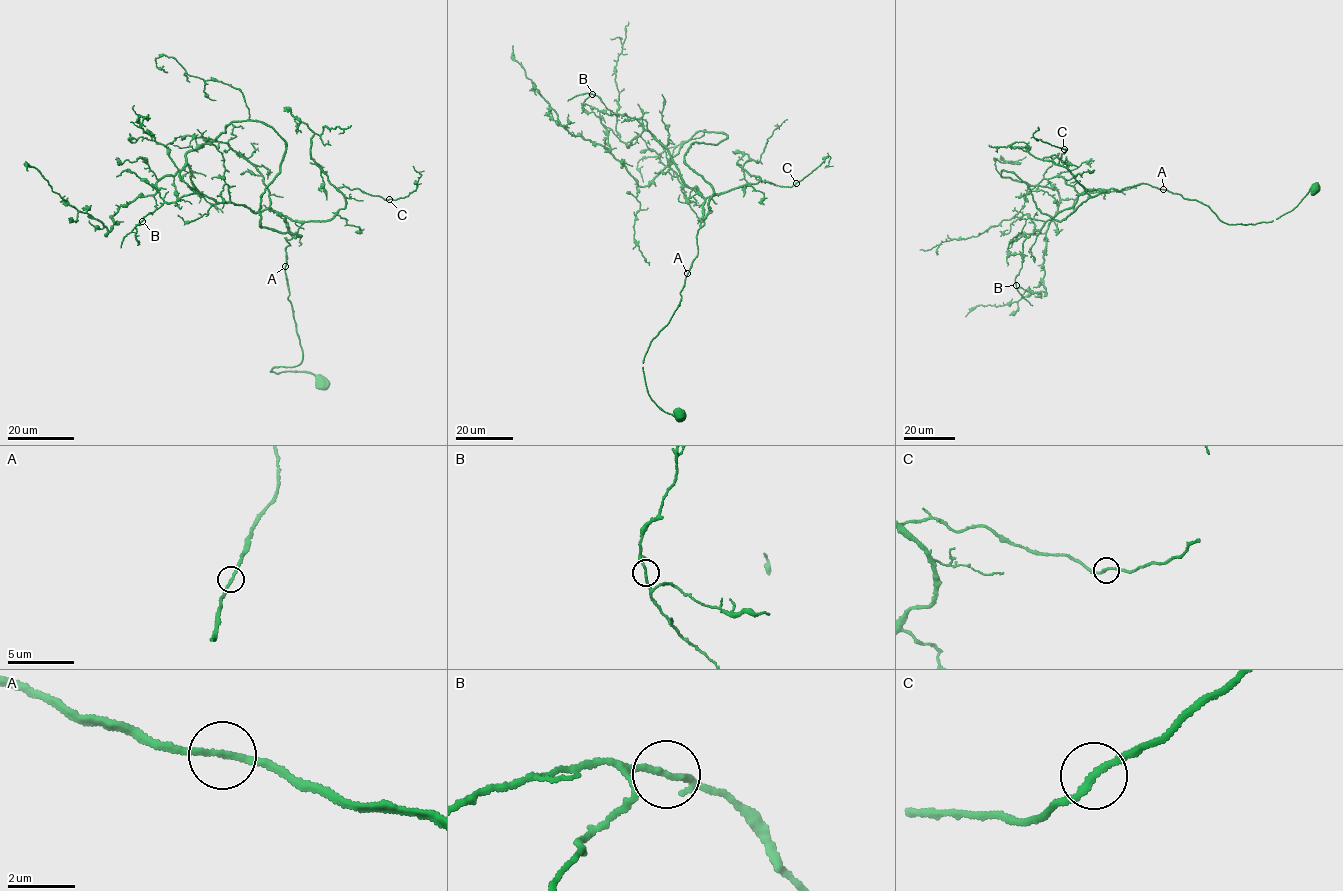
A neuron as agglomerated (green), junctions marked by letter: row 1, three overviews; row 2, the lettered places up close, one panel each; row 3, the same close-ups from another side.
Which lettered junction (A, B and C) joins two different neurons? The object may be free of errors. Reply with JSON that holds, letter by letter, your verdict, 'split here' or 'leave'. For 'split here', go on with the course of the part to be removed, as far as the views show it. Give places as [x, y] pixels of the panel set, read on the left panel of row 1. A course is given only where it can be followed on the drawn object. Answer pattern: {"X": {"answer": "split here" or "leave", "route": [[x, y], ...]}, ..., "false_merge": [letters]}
{"A": {"answer": "leave"}, "B": {"answer": "leave"}, "C": {"answer": "leave"}, "false_merge": []}

